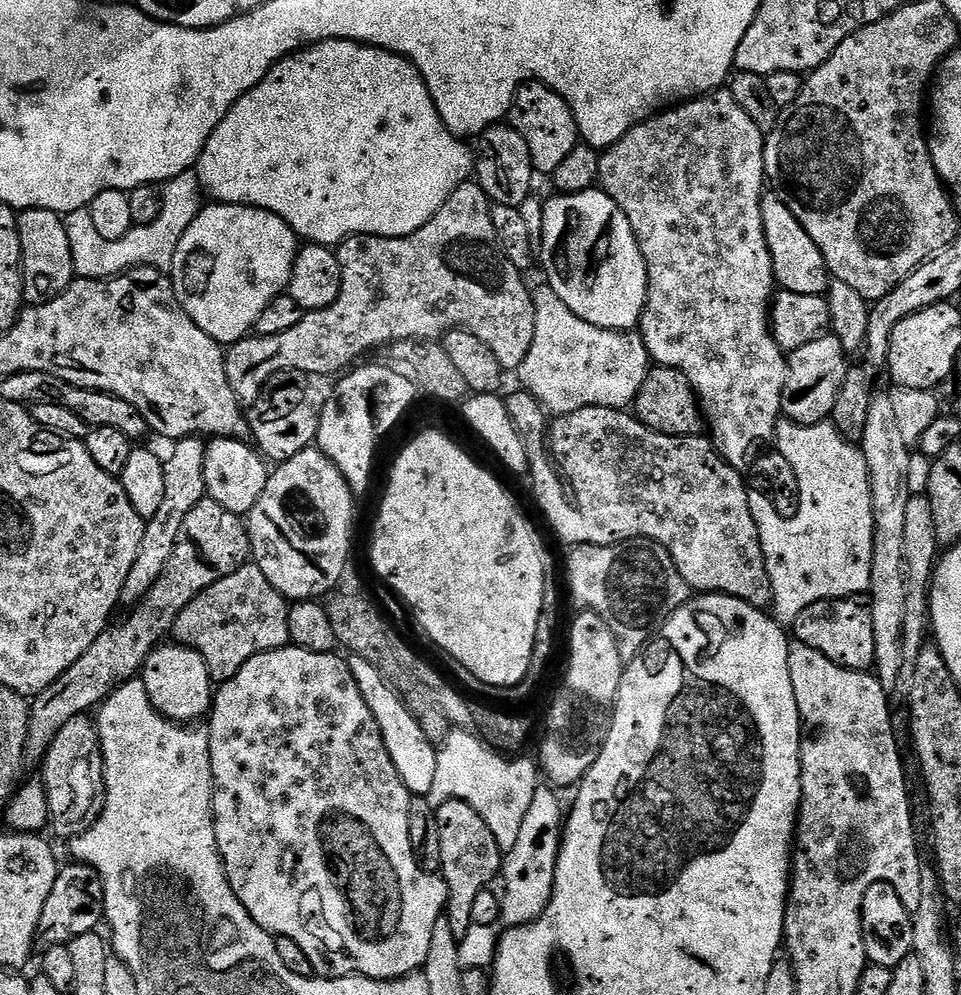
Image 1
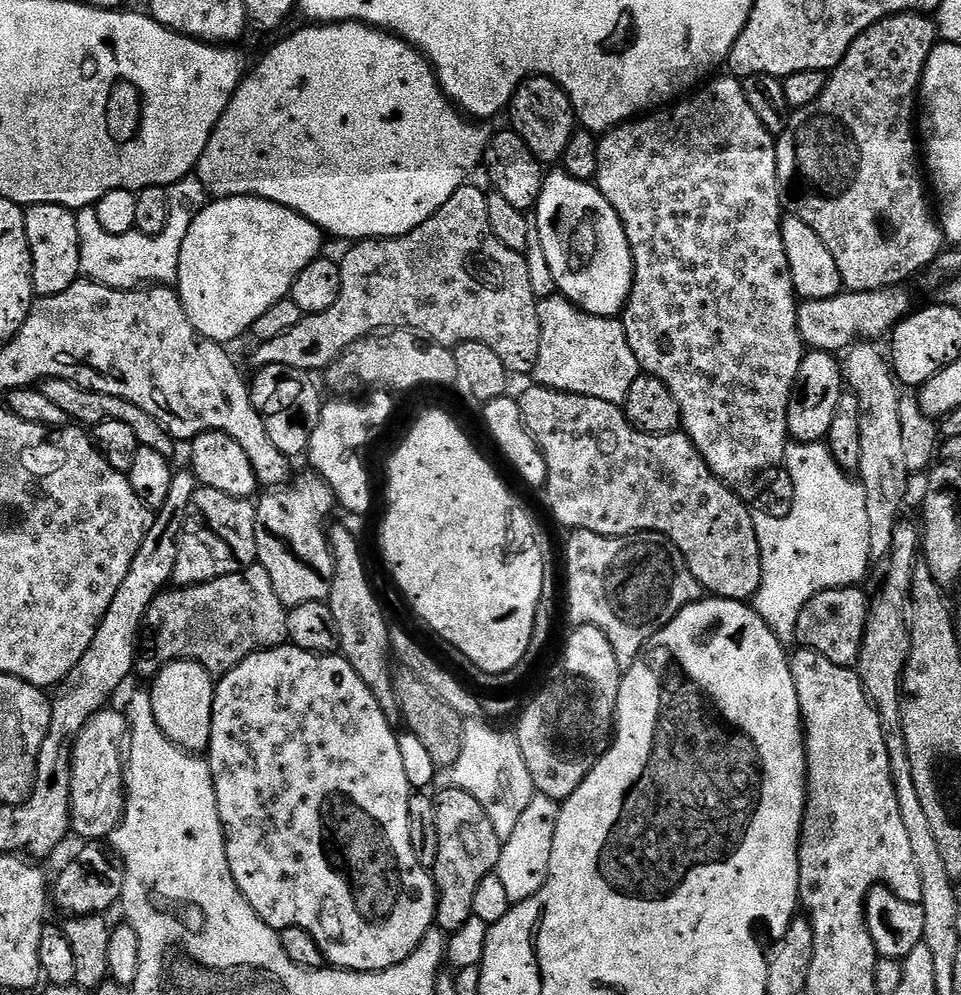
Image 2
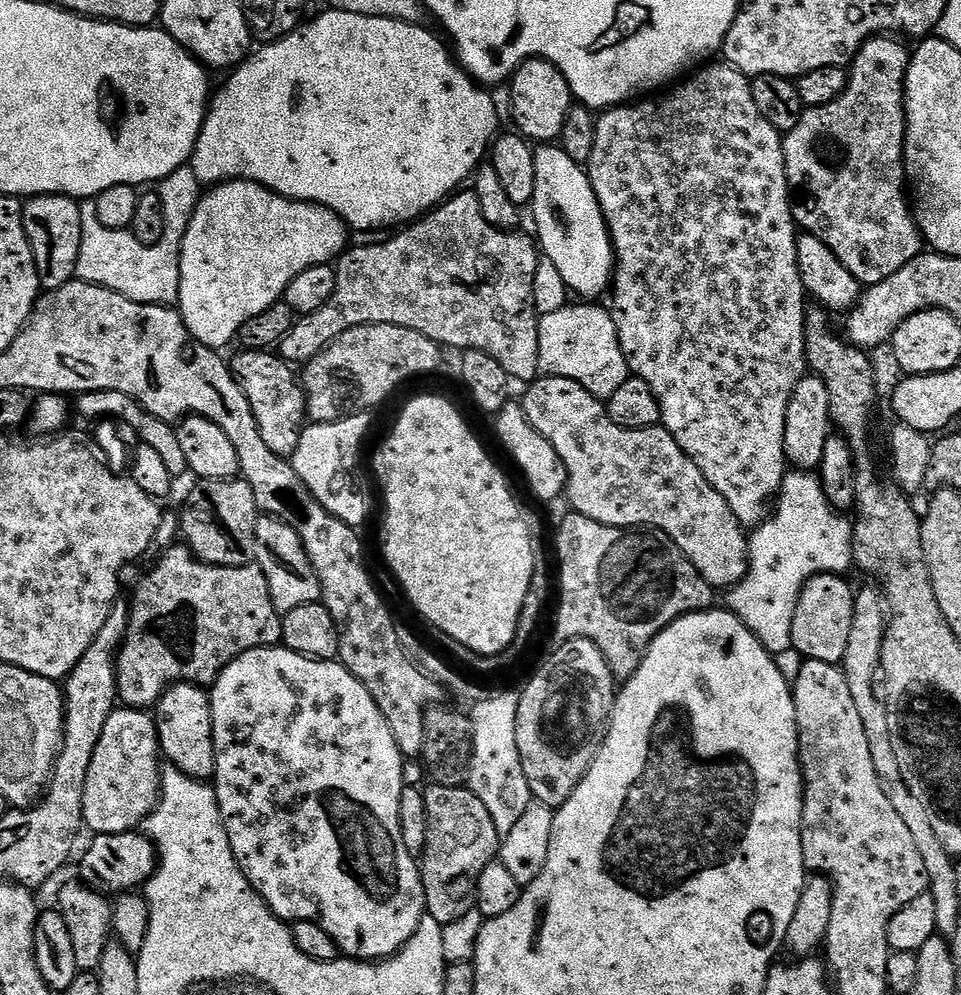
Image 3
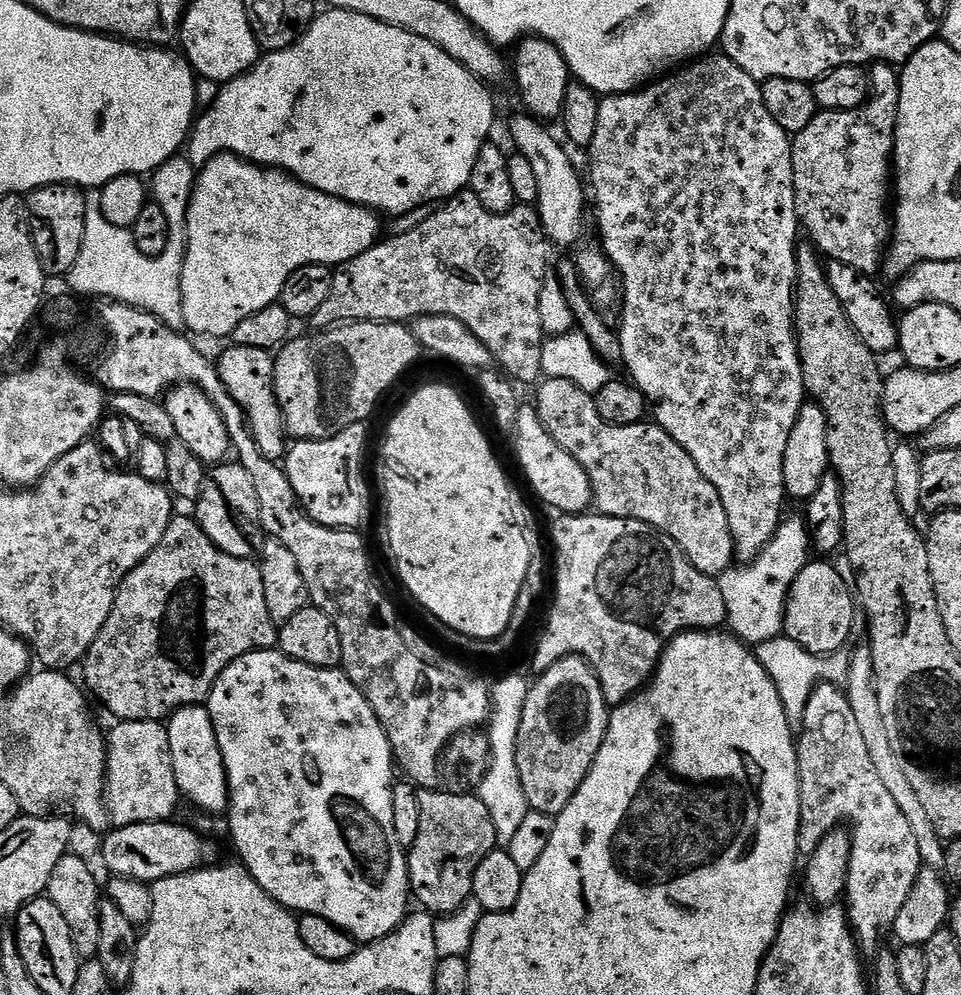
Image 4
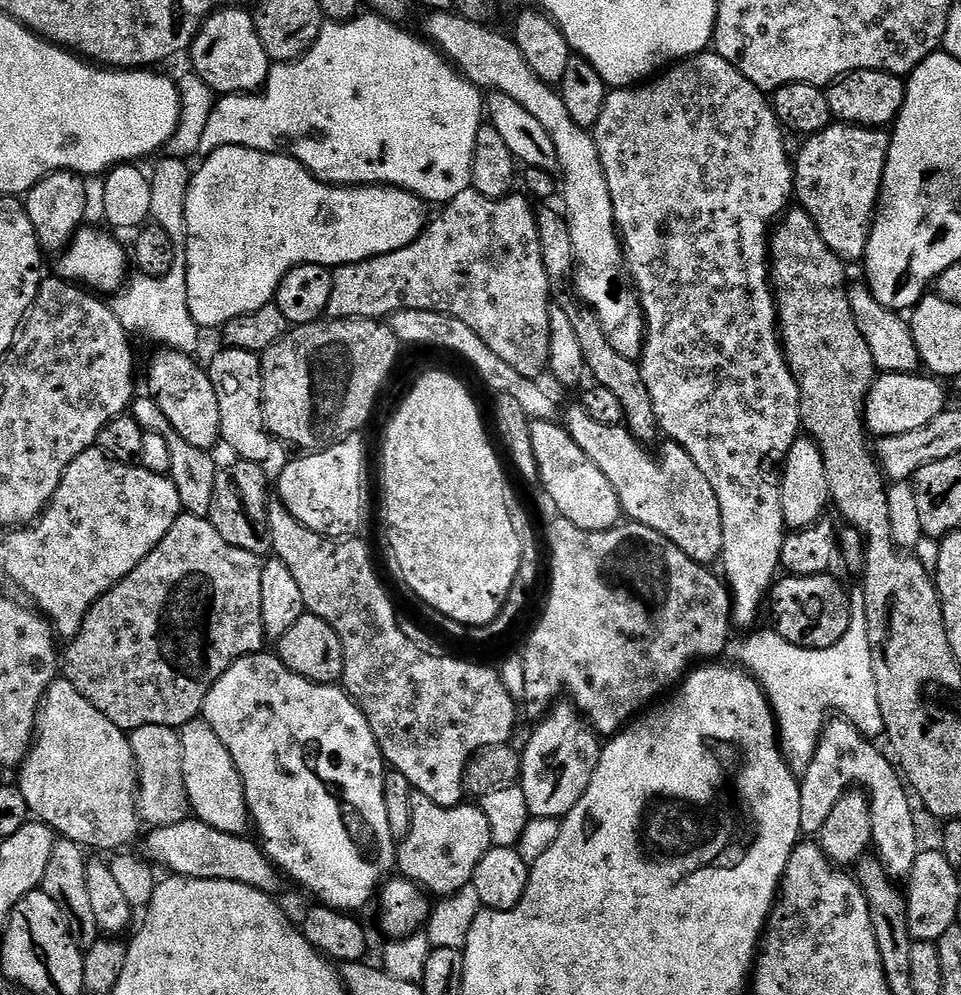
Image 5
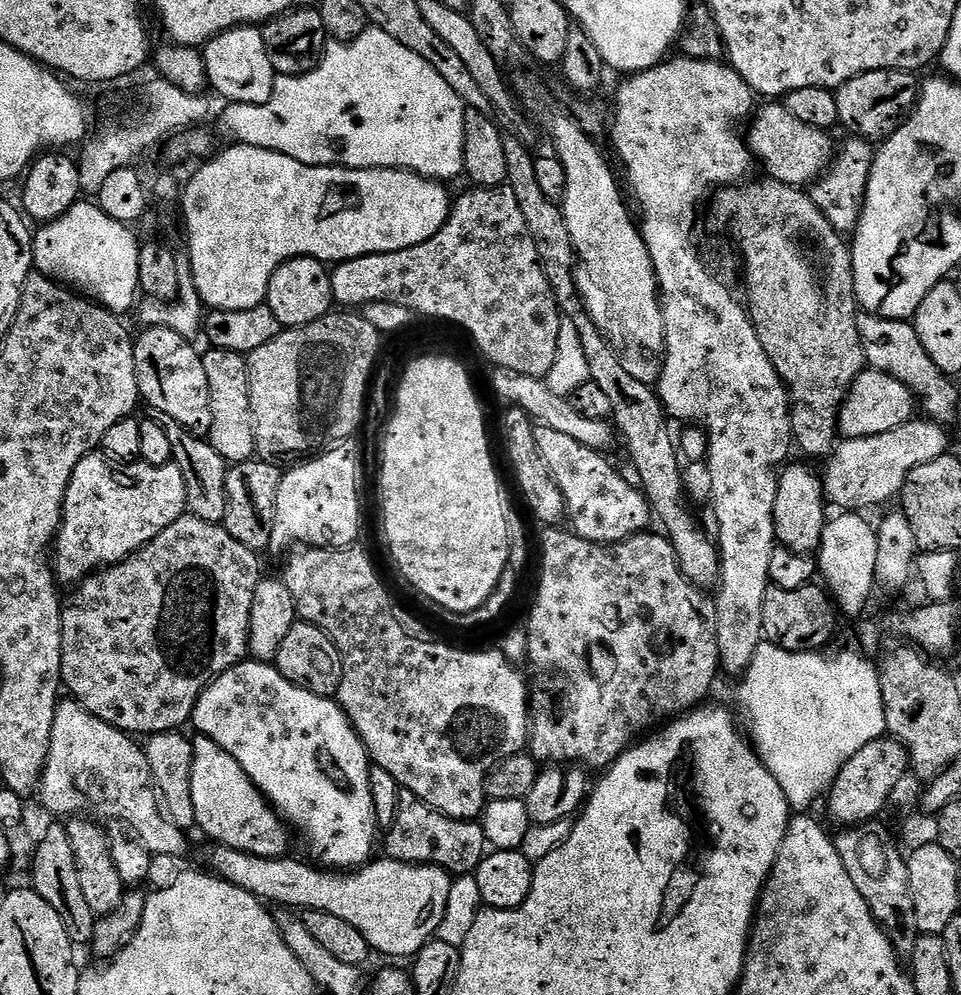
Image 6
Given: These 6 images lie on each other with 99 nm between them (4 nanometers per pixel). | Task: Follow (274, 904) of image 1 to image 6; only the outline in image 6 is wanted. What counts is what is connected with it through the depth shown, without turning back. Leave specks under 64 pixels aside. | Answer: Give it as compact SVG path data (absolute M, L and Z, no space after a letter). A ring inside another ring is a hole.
M248 658L239 664L235 664L230 670L226 670L205 688L203 694L198 698L196 708L192 712L190 724L191 727L197 728L195 731L199 735L209 736L219 748L226 750L226 754L234 757L238 762L238 766L242 766L242 770L252 779L254 786L266 797L269 804L280 813L281 817L293 829L296 827L300 831L301 838L308 843L308 848L312 851L313 858L311 857L311 859L317 865L323 866L328 870L356 870L373 859L374 853L372 851L378 848L378 836L376 840L378 827L375 818L374 798L371 794L370 757L368 749L360 741L356 727L350 723L348 715L340 709L339 703L333 697L310 694L310 690L302 690L302 686L291 684L278 671L275 663L261 662Z

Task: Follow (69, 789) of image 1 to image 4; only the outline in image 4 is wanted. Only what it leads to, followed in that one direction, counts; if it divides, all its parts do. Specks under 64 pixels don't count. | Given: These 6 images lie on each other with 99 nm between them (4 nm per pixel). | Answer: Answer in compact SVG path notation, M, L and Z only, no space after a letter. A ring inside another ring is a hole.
M121 720L117 728L107 733L108 772L104 776L104 803L108 805L108 819L117 828L154 822L155 820L171 821L176 812L176 803L181 803L180 787L174 778L174 762L170 758L170 738L167 727L161 721L147 720L134 722Z

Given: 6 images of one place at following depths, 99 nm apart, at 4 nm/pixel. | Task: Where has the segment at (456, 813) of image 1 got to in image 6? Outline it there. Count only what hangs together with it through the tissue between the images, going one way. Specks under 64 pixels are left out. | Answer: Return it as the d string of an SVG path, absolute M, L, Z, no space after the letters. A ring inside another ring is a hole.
M412 792L399 793L399 808L392 827L382 840L387 859L400 860L403 864L433 864L449 874L475 873L486 855L483 826L476 820L455 820L434 810Z

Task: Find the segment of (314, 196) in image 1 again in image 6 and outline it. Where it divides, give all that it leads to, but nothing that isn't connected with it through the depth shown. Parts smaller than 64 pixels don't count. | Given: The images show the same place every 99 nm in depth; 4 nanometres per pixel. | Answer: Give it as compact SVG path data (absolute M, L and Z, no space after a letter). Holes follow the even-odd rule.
M369 26L358 38L347 42L332 42L324 49L323 56L320 57L319 64L305 76L277 76L274 94L270 102L265 104L234 104L229 103L228 109L221 114L220 120L224 123L224 128L233 137L233 141L250 146L258 146L266 150L274 150L286 154L303 164L310 164L314 168L400 168L403 172L416 172L420 176L425 176L427 180L437 182L449 182L455 176L463 177L464 171L464 113L466 105L454 90L450 90L446 78L426 62L426 58L418 58L414 50L406 50L402 42L390 38L381 28Z

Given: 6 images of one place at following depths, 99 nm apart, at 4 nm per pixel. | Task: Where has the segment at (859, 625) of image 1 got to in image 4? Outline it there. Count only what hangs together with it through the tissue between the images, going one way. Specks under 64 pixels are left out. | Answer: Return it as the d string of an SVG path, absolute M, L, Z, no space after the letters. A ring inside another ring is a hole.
M813 559L794 578L790 586L790 594L784 611L783 635L792 639L802 648L811 652L814 656L826 657L833 652L841 651L844 643L852 636L852 627L856 624L856 612L858 616L858 600L854 595L854 588L851 583L844 581L844 576L832 564L823 564L822 561Z

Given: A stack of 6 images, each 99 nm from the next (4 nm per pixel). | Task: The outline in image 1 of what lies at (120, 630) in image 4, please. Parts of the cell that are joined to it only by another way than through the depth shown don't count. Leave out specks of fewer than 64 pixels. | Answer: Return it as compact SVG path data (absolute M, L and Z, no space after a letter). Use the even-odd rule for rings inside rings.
M254 562L239 568L234 574L214 582L182 614L178 614L172 625L171 635L175 643L200 652L217 685L225 684L250 658L263 652L289 647L288 610L289 601L262 574Z

